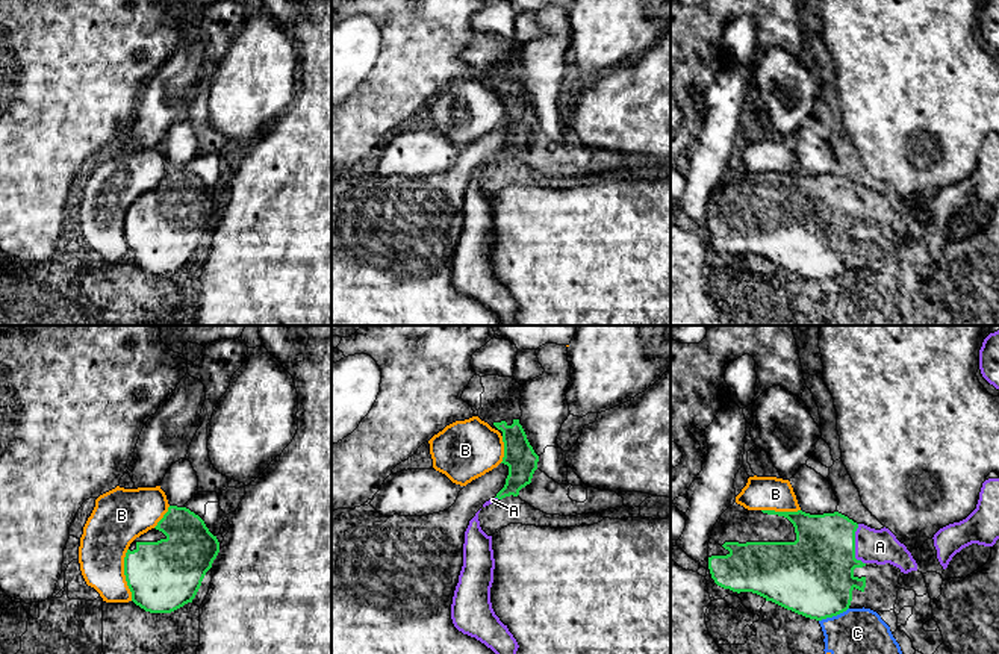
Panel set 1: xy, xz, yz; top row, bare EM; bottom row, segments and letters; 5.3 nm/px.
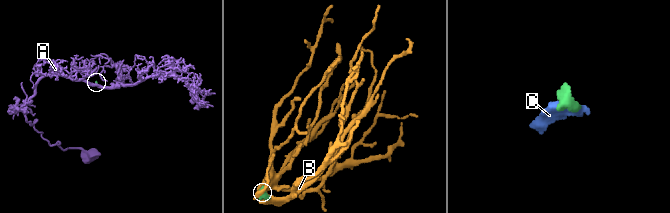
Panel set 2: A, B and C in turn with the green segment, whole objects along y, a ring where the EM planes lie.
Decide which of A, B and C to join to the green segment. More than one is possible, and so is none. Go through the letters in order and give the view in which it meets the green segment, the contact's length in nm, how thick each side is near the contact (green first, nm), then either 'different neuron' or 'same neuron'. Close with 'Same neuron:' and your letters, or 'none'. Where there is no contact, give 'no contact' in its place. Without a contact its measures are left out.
A: yz | 220 nm | 400/180 nm | same neuron
B: xy | 280 nm | 380/260 nm | different neuron
C: yz | 180 nm | 420/240 nm | different neuron
Same neuron: A

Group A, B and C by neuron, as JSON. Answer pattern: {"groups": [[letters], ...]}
{"groups": [["A"], ["B", "C"]]}

